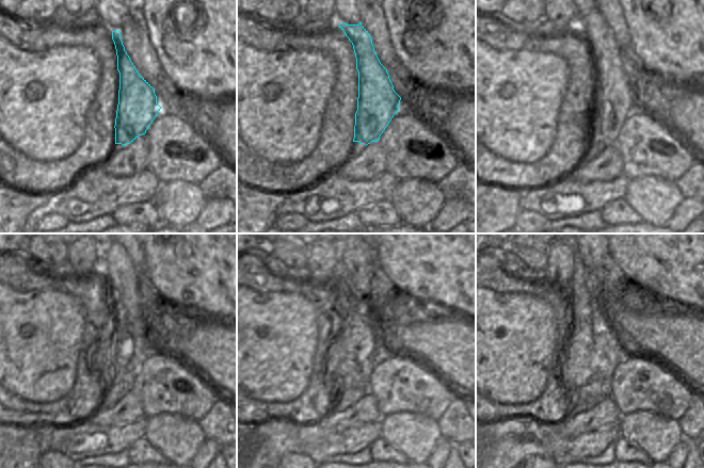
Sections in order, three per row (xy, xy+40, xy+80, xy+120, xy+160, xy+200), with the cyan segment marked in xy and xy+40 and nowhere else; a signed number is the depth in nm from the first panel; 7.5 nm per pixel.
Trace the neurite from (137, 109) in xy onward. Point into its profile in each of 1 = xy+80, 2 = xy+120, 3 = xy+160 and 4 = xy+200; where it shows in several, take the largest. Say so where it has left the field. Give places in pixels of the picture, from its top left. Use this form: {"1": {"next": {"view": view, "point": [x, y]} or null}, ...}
{"1": {"next": {"view": "xy+80", "point": [614, 94]}}, "2": {"next": {"view": "xy+120", "point": [132, 349]}}, "3": {"next": {"view": "xy+160", "point": [357, 259]}}, "4": {"next": {"view": "xy+200", "point": [592, 255]}}}

